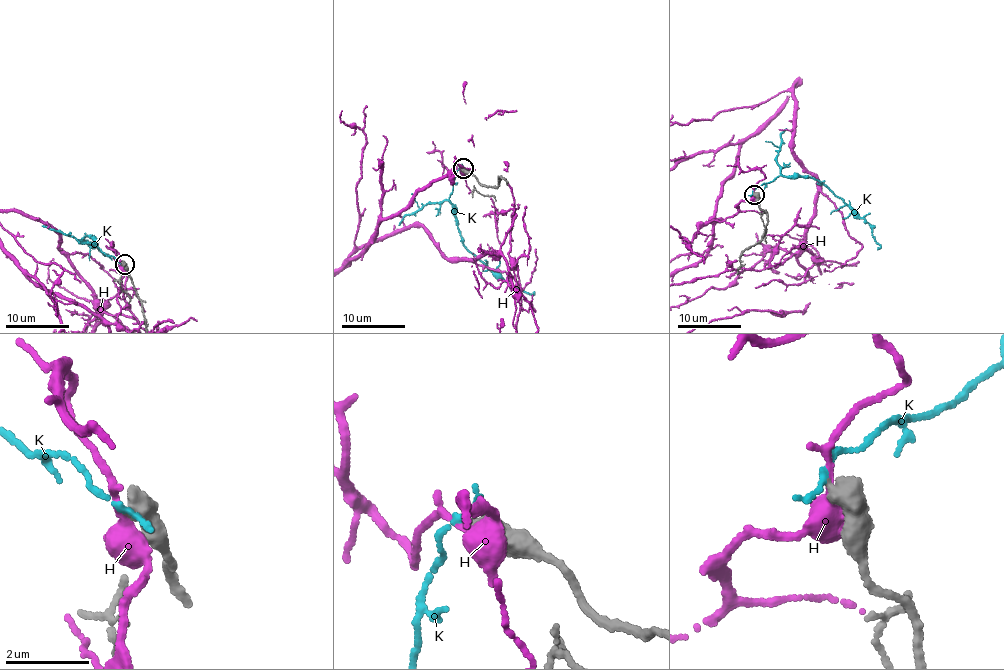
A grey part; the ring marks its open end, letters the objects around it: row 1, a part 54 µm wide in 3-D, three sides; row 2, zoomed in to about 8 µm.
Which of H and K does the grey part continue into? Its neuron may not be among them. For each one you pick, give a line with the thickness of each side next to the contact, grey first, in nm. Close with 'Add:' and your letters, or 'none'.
Add: none

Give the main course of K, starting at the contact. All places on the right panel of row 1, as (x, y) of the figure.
K: (753, 193), (756, 188), (781, 175), (813, 178), (868, 223), (878, 243), (878, 249)

